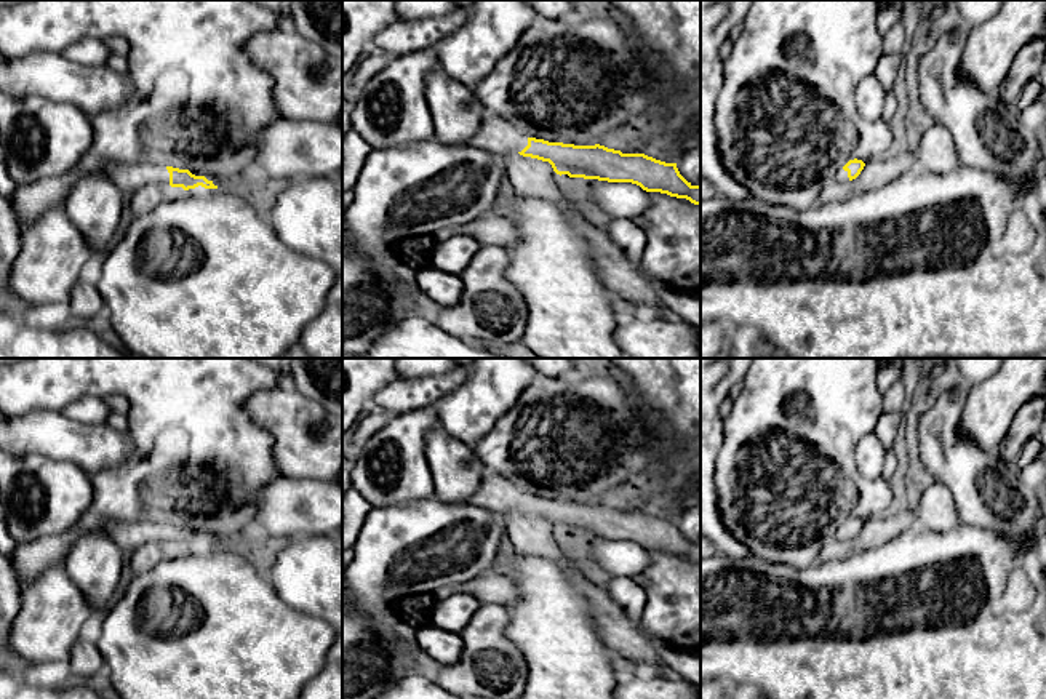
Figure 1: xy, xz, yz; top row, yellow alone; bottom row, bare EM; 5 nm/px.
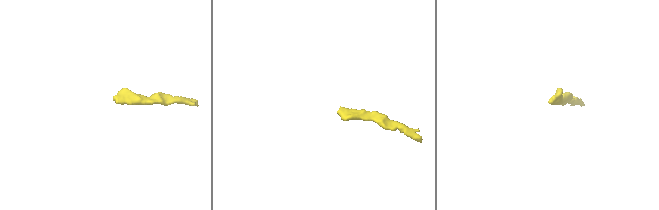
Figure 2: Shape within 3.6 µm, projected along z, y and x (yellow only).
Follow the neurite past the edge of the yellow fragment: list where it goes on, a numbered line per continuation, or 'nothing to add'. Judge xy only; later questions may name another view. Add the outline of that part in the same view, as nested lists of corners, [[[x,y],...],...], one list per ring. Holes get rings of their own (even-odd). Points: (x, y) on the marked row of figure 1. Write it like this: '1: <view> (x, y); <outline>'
1: xy (128, 178); [[[112,162],[106,168],[106,173],[123,190],[123,194],[133,194],[139,187],[154,182],[170,186],[170,173],[165,165],[118,165]]]

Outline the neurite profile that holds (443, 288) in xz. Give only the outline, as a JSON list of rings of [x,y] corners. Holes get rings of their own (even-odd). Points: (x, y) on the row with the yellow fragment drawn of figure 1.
[[[435,267],[416,272],[417,288],[443,309],[459,304],[464,283],[459,275],[443,274]]]

